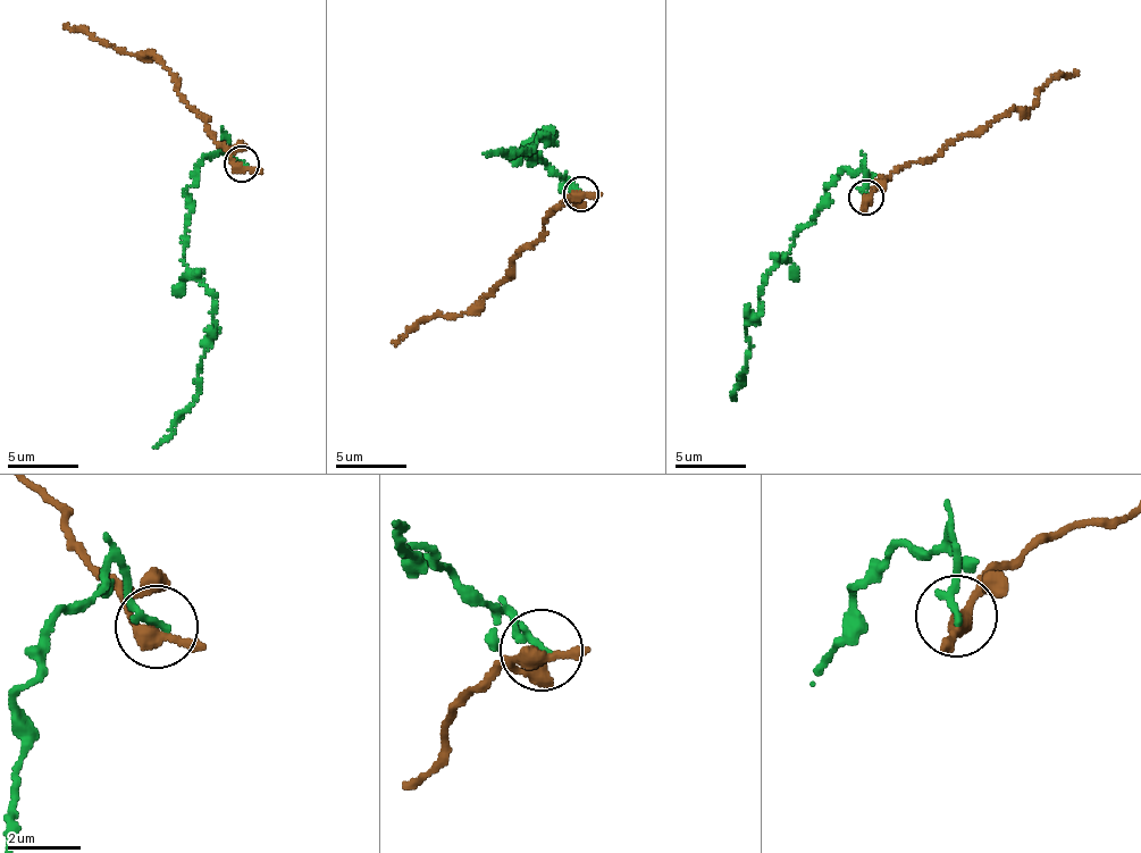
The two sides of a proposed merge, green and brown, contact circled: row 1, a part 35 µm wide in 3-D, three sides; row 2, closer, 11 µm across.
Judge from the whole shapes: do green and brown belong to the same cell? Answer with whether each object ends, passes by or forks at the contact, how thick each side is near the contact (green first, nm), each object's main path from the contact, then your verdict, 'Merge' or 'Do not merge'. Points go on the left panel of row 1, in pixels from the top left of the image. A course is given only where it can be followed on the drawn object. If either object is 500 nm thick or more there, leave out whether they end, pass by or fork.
At the ring green ends. At the ring brown passes by. Thickness 220 nm (green) against 340 nm. Course of green: (241, 164), (223, 143), (187, 190), (184, 260), (214, 298), (212, 328), (198, 368), (198, 399), (153, 448). Course of brown: (241, 164), (196, 116), (178, 90), (179, 83), (153, 56), (127, 53), (64, 25). Do not merge

